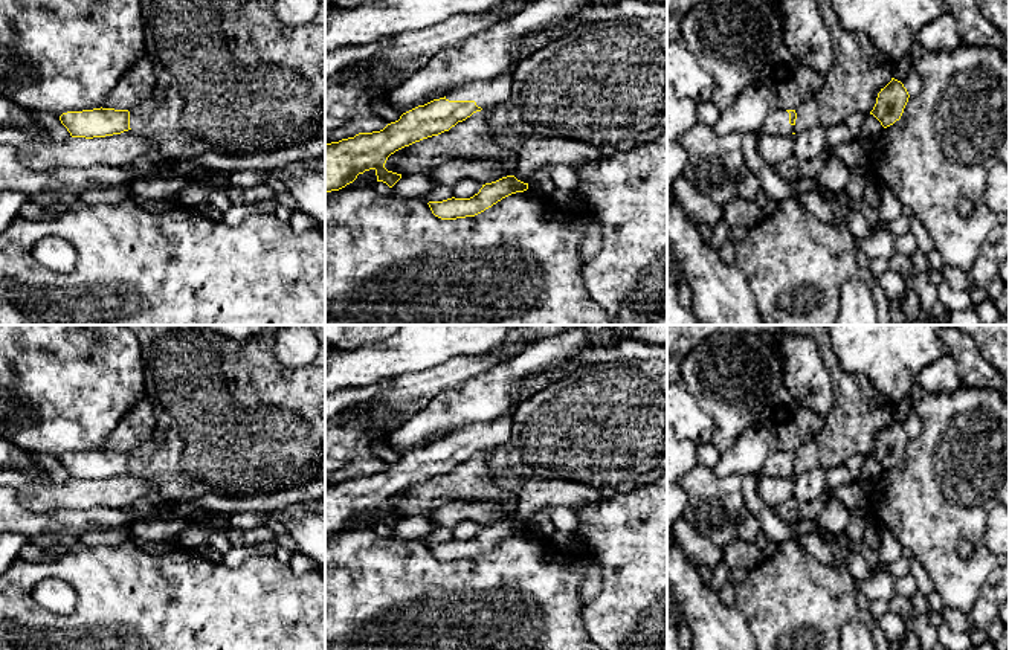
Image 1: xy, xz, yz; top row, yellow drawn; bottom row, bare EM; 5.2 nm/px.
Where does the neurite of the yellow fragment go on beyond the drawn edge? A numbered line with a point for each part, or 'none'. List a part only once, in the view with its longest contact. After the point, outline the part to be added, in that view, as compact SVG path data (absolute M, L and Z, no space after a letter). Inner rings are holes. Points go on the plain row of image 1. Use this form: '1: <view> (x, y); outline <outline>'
1: xz (493, 434); outline M513 413L493 421L470 424L446 436L449 442L475 442L482 452L502 447L511 438Z

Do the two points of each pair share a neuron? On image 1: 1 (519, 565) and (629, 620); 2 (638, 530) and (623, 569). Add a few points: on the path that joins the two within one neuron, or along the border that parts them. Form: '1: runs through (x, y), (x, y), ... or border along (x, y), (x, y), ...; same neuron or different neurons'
1: border along (580, 608), (583, 627), (589, 633); different neurons
2: runs through (638, 539), (638, 554), (632, 560); same neuron

